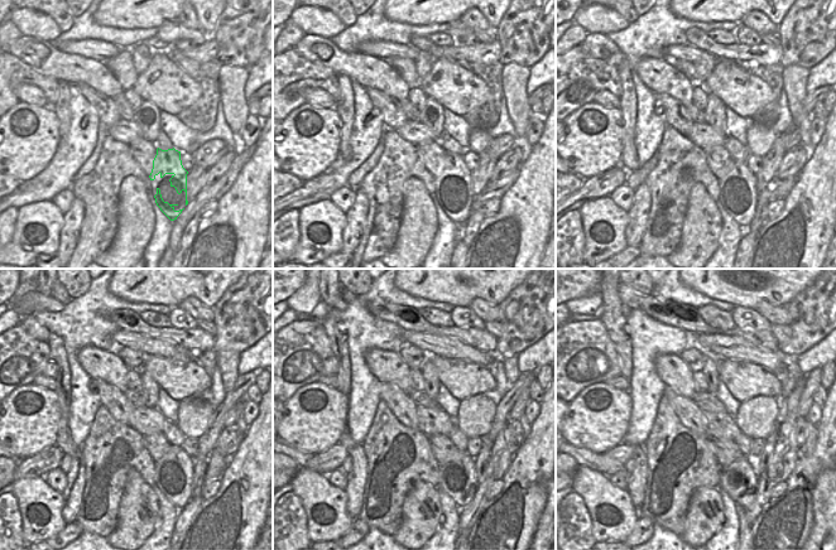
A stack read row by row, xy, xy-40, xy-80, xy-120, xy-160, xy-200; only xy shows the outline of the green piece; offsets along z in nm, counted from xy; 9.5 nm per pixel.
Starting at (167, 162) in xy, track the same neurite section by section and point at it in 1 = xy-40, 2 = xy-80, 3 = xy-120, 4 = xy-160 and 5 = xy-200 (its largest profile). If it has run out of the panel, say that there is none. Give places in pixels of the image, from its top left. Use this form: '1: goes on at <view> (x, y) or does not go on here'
1: goes on at xy-40 (453, 163)
2: goes on at xy-80 (744, 175)
3: goes on at xy-120 (182, 463)
4: goes on at xy-160 (462, 464)
5: goes on at xy-200 (744, 467)

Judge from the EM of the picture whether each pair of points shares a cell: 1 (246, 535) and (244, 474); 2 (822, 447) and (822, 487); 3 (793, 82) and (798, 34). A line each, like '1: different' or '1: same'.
1: same
2: different
3: different

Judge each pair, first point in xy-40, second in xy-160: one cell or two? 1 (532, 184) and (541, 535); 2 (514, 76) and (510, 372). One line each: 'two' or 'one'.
1: two
2: one

